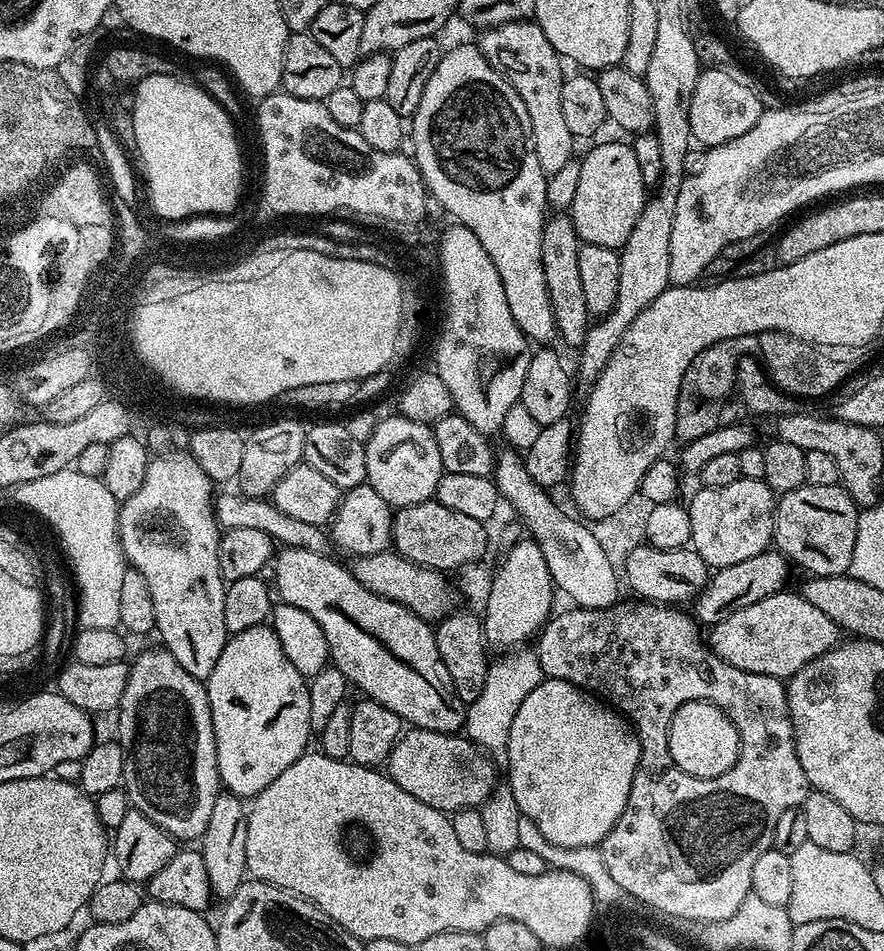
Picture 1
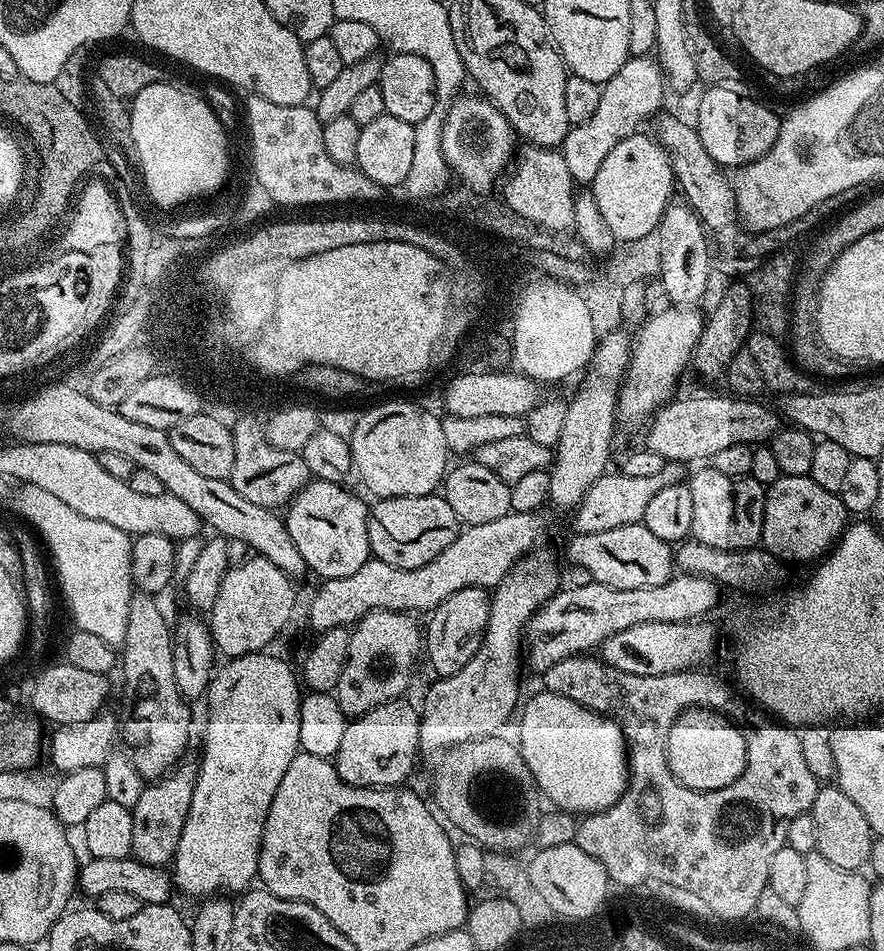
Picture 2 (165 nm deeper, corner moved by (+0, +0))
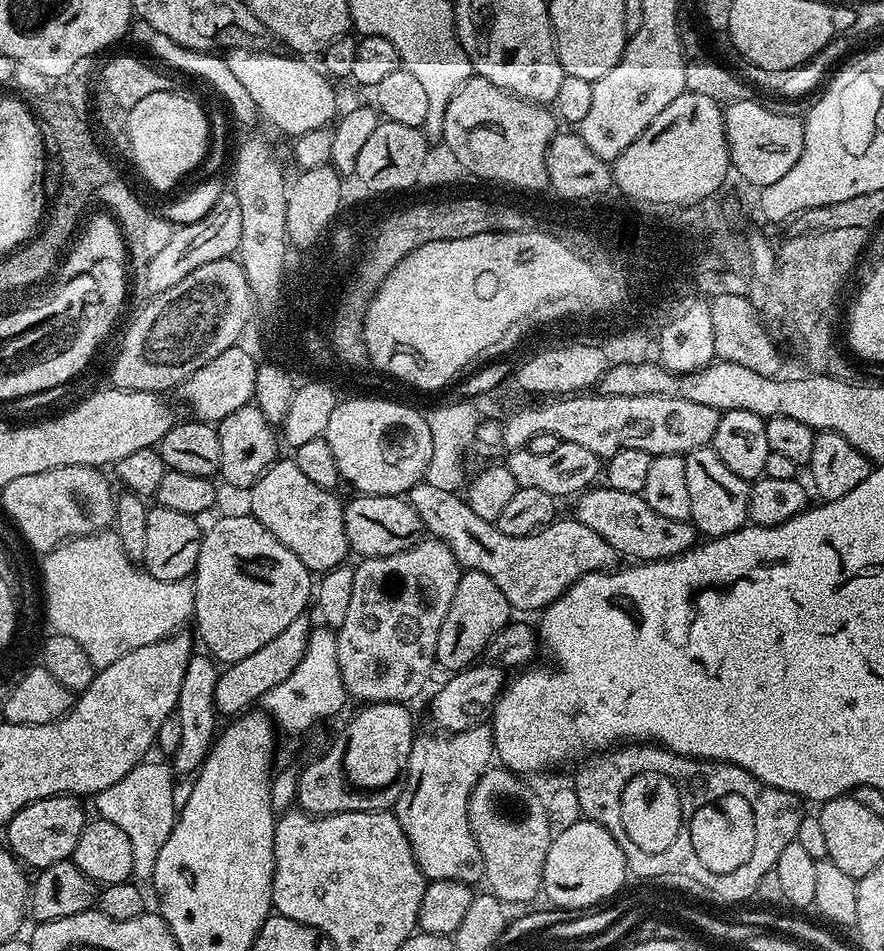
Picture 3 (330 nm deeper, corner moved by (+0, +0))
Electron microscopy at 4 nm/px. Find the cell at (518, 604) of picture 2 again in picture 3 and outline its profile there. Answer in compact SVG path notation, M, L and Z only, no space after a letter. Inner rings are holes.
M483 723L451 735L432 735L436 736L417 735L412 741L394 815L425 878L475 885L476 879L479 881L483 877L484 863L470 830L468 803L478 778L488 771L494 760L492 729Z

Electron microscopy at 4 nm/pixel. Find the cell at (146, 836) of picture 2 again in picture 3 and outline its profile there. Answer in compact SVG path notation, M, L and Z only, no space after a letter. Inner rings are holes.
M193 654L186 666L186 674L182 677L182 690L178 690L178 702L174 713L182 726L182 742L178 742L178 750L170 756L170 767L173 773L195 773L204 765L204 759L212 749L212 741L218 732L214 686L218 686L220 673L221 669L217 661L207 654L201 654L201 656Z

